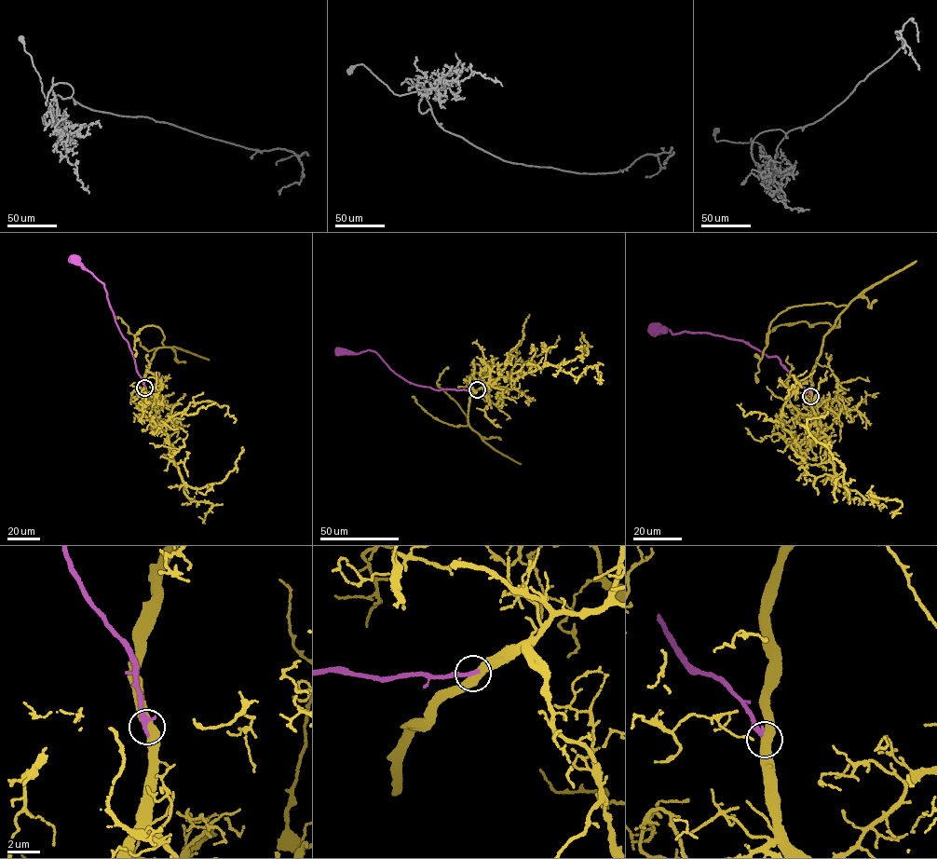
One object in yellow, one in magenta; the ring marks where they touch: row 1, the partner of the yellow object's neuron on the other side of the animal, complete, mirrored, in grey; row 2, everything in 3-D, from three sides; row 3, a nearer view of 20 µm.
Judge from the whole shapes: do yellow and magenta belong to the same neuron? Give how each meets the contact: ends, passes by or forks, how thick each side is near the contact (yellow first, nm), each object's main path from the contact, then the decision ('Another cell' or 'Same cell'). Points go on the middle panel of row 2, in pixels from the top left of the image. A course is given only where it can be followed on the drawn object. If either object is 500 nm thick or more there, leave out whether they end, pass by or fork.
Thickness 500 nm (yellow) against 360 nm. Course of yellow: (477, 389), (486, 388), (500, 377), (515, 379), (549, 364), (586, 355), (588, 343), (582, 336), (583, 352). Course of magenta: (477, 389), (439, 390), (414, 385), (394, 372), (375, 352), (370, 350), (348, 354), (341, 351). Same cell

